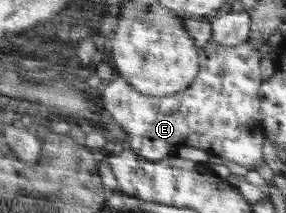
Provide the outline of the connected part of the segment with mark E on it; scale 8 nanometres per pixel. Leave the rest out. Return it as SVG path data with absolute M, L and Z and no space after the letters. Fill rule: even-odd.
M212 39L199 49L201 71L191 88L163 97L155 97L135 90L127 79L113 77L102 91L103 106L128 135L131 150L149 161L173 160L181 147L197 147L209 156L219 156L235 161L250 170L256 170L263 163L263 123L258 91L264 83L260 72L261 55L247 42L229 48L221 48Z

